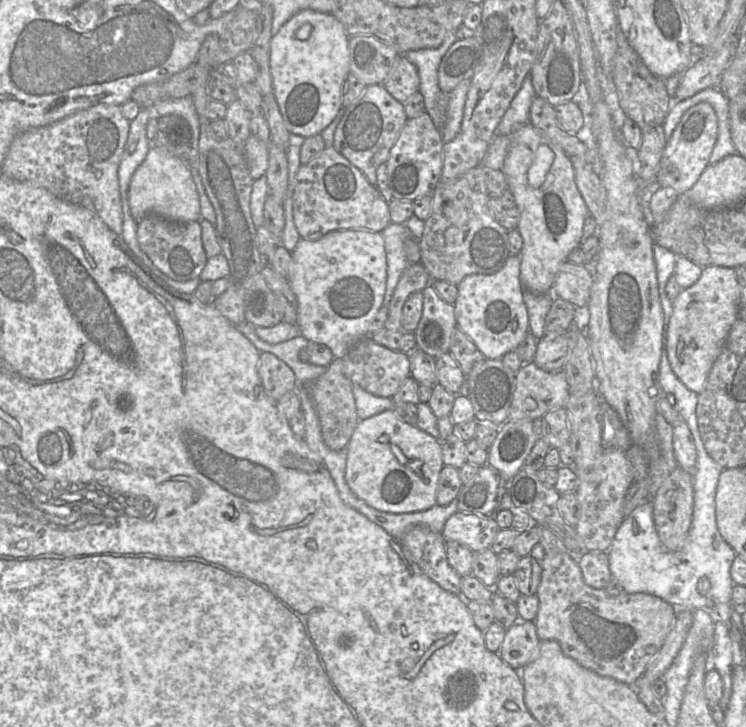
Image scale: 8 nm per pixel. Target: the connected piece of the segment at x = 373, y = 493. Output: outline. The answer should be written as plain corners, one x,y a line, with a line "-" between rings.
394,408
360,420
346,449
346,483
372,508
401,514
437,504
438,480
444,467
442,441
403,421

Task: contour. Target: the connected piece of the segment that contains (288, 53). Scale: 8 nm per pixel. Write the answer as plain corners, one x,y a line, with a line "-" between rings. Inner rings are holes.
311,9
301,10
293,15
272,36
269,55
273,94
285,126
291,134
300,135
305,139
320,134
336,117
342,106
343,83
350,73
349,38
343,24
332,13
-
304,24
310,24
312,32
307,39
300,40
296,32

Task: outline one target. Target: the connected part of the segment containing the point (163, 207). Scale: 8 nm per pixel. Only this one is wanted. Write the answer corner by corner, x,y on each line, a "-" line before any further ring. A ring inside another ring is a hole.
151,145
146,158
131,178
128,203
131,215
138,223
148,216
159,216
176,223
201,220
199,194
188,165
181,158
155,145

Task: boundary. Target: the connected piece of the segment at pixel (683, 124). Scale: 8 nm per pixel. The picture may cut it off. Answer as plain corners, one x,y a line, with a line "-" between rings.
707,102
690,107
681,117
671,137
667,139
657,174
657,184
672,189
676,194
688,191
709,164
717,134
718,121
713,107

